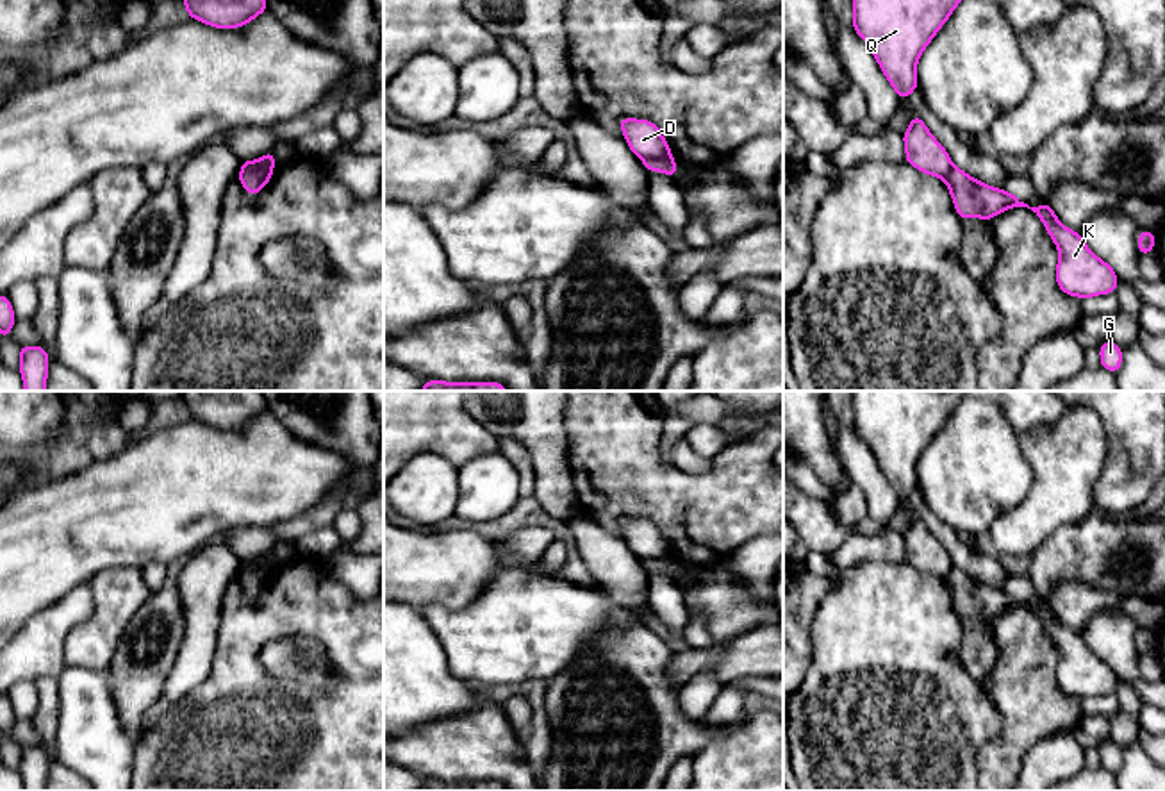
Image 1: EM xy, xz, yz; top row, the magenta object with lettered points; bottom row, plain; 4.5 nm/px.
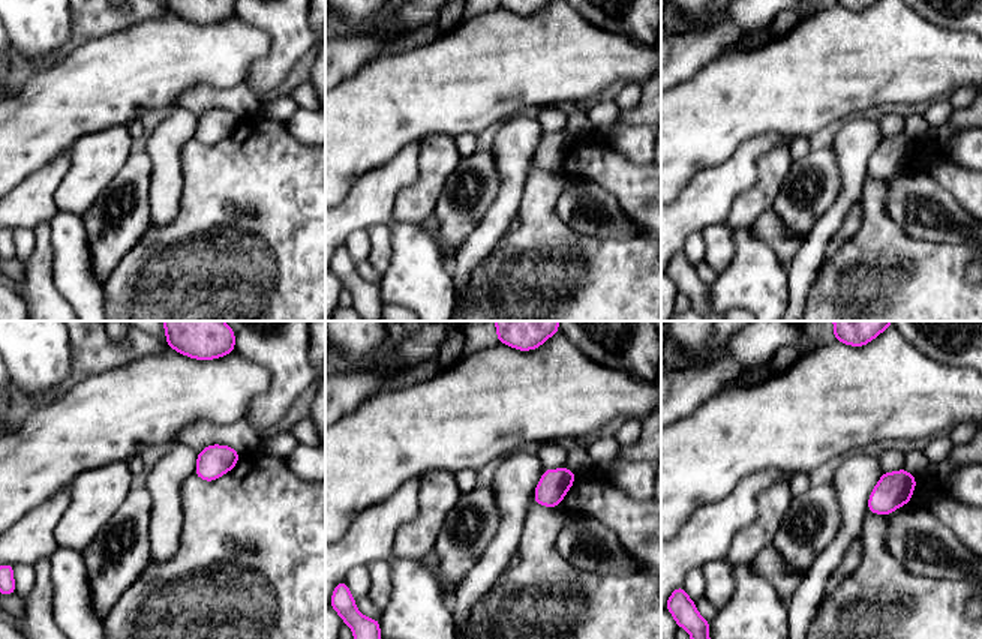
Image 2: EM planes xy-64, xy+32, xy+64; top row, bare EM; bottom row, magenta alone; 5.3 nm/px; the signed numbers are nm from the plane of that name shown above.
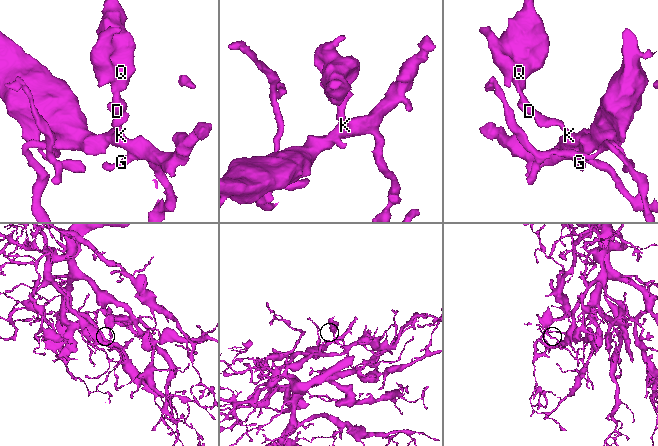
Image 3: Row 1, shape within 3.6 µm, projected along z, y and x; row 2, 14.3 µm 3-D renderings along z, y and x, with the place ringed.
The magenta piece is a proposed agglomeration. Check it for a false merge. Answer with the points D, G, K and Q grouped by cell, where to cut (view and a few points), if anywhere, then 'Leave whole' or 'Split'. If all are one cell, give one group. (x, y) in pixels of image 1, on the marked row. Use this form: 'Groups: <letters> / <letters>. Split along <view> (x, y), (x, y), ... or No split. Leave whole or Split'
Groups: D Q / G K. Split along xy (272, 166), (247, 170), (239, 177). Split

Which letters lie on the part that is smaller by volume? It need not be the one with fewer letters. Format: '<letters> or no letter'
D, Q

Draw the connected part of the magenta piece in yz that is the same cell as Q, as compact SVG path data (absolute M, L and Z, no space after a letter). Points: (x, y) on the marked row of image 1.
M853 0L853 29L869 45L897 96L919 87L917 61L960 0Z

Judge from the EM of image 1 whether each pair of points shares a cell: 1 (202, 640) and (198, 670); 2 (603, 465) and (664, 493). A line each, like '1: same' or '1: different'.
1: same
2: same

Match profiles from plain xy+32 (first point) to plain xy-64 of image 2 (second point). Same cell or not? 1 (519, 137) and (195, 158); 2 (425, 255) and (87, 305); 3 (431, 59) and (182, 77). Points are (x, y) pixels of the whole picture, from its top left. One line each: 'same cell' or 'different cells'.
1: different cells
2: same cell
3: same cell

